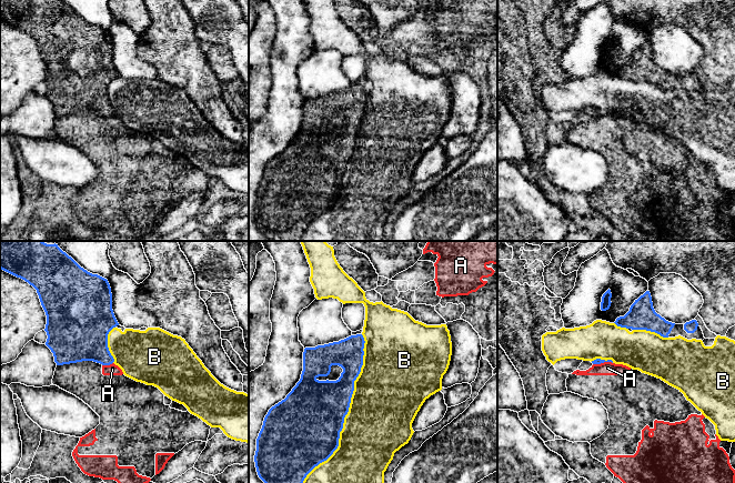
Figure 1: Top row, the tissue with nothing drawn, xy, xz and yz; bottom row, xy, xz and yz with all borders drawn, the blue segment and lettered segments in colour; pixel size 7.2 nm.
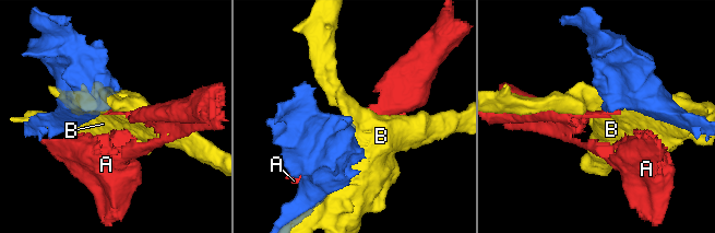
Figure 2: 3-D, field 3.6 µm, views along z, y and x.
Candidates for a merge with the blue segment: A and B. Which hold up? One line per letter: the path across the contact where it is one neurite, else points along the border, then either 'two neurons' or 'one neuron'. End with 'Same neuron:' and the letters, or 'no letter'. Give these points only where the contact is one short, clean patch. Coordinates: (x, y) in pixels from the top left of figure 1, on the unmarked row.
A: border xy (112, 113), (102, 117); two neurons
B: two neurons
Same neuron: no letter

